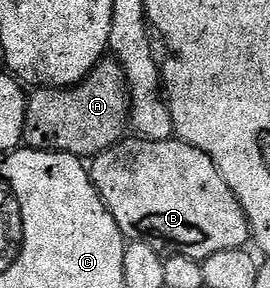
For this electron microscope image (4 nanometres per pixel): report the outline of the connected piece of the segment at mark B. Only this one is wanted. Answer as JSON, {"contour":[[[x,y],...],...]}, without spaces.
{"contour":[[[129,136],[118,142],[117,145],[112,146],[109,150],[104,150],[101,154],[98,154],[96,158],[92,159],[91,173],[93,176],[93,183],[99,192],[99,196],[103,200],[103,204],[109,209],[111,216],[115,220],[115,224],[119,224],[122,234],[125,235],[129,242],[151,244],[151,248],[155,248],[162,254],[162,256],[182,254],[188,258],[203,260],[207,256],[215,256],[215,252],[240,250],[250,241],[249,221],[243,212],[243,208],[239,204],[239,200],[235,196],[235,192],[231,192],[227,180],[223,180],[223,176],[215,168],[215,164],[211,160],[211,156],[207,156],[199,148],[195,148],[191,144],[187,144],[180,140],[167,139],[152,142],[152,140],[147,138]]]}

